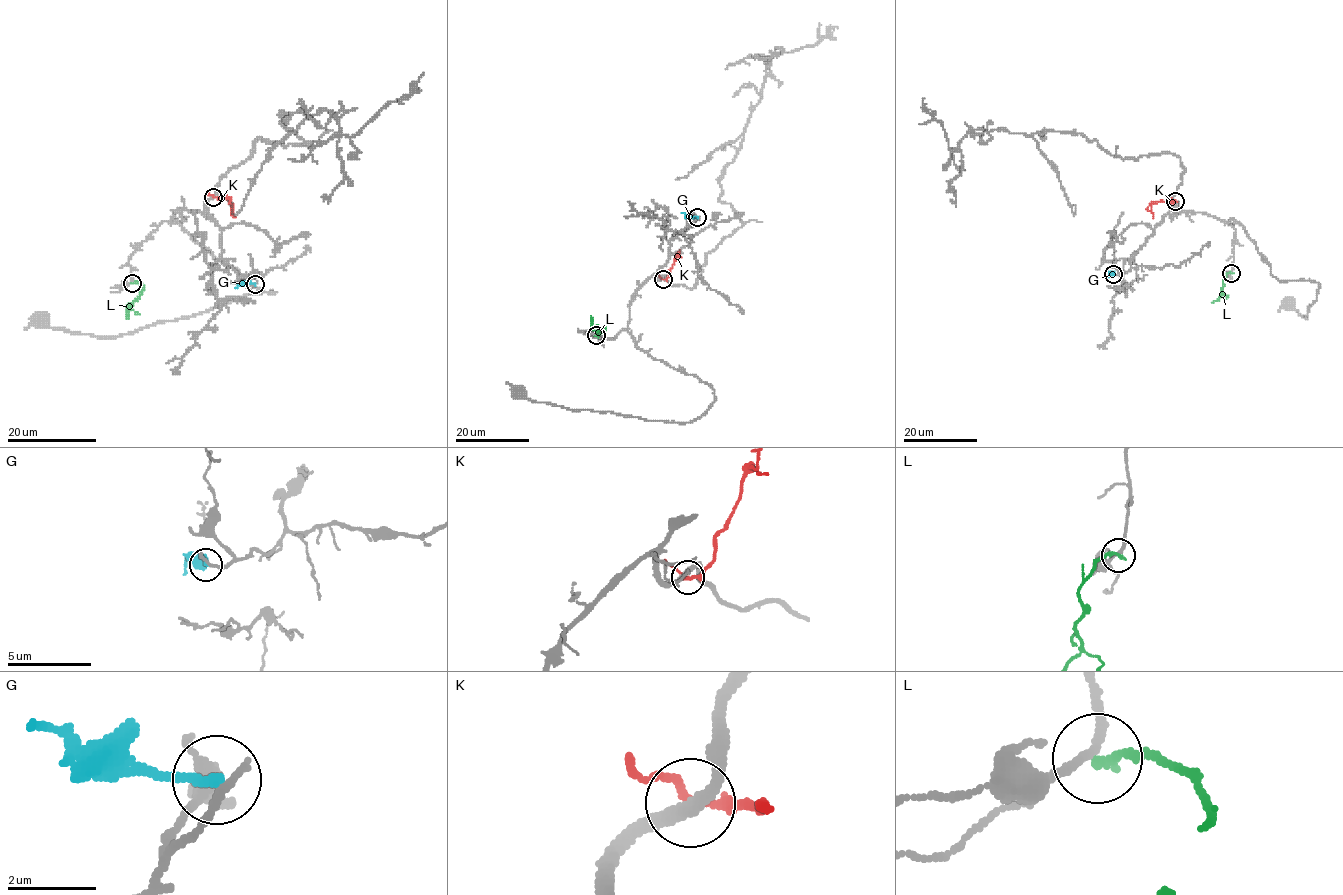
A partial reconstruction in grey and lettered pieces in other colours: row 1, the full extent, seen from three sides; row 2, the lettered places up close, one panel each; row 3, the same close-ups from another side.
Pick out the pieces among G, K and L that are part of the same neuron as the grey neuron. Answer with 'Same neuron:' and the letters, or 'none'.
Same neuron: none

